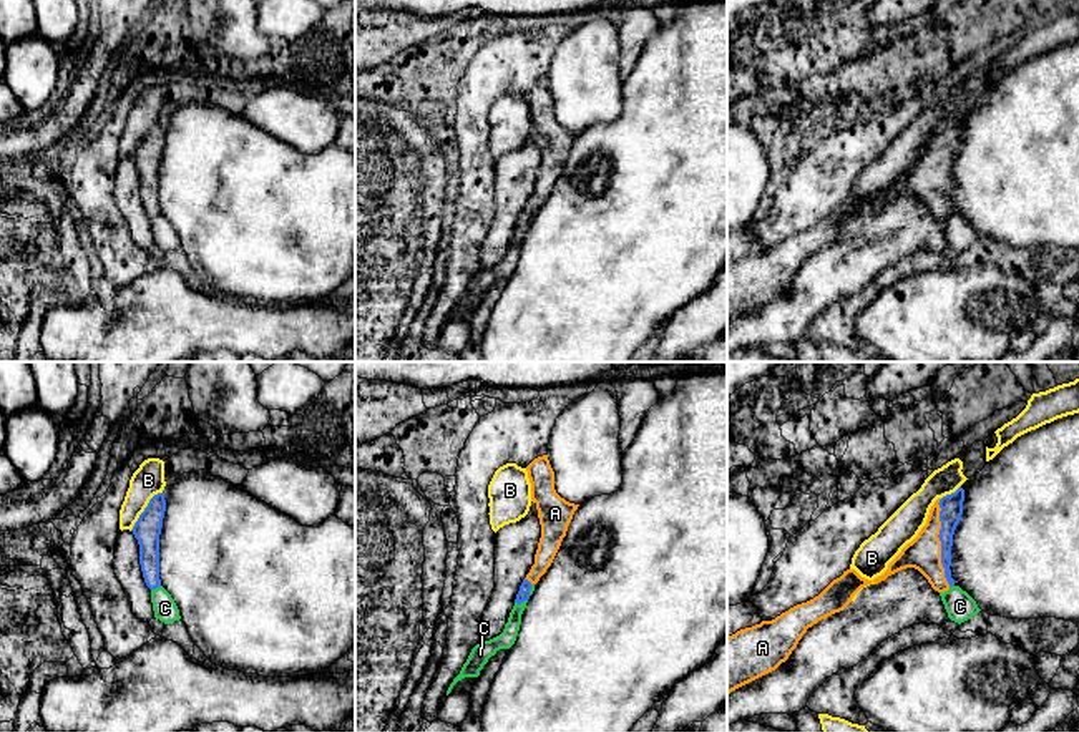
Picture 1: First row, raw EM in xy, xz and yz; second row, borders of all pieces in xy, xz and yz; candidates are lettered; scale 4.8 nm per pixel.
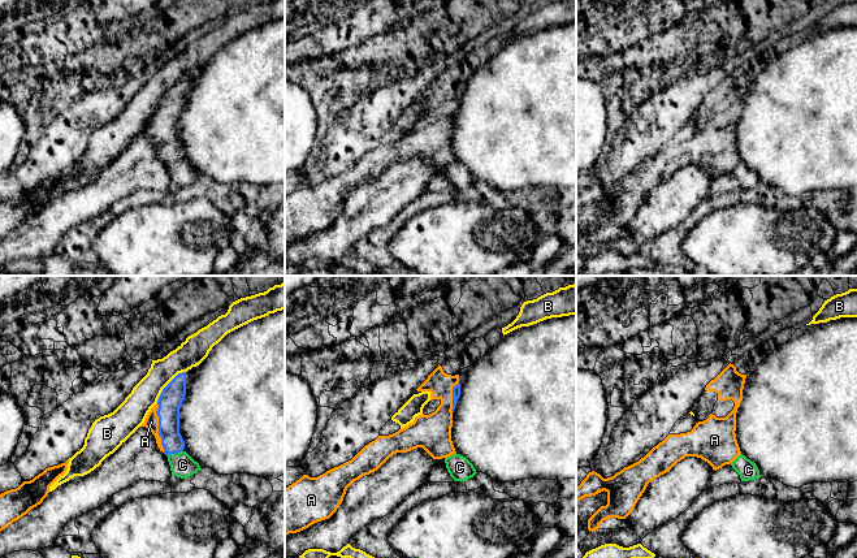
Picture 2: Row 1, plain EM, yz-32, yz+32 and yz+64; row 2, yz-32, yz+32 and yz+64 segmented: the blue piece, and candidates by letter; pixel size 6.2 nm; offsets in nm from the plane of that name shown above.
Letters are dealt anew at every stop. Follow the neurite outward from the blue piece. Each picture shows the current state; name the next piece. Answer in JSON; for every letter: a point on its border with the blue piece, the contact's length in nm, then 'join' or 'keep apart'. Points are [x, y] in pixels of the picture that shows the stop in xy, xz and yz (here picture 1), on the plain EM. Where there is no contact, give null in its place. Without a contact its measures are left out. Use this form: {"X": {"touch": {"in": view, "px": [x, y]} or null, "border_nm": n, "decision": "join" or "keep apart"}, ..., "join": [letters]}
{"A": {"touch": {"in": "yz", "px": [942, 171]}, "border_nm": 440, "decision": "join"}, "B": {"touch": {"in": "xy", "px": [145, 138]}, "border_nm": 240, "decision": "keep apart"}, "C": {"touch": {"in": "xz", "px": [520, 231]}, "border_nm": 70, "decision": "keep apart"}, "join": ["A"]}

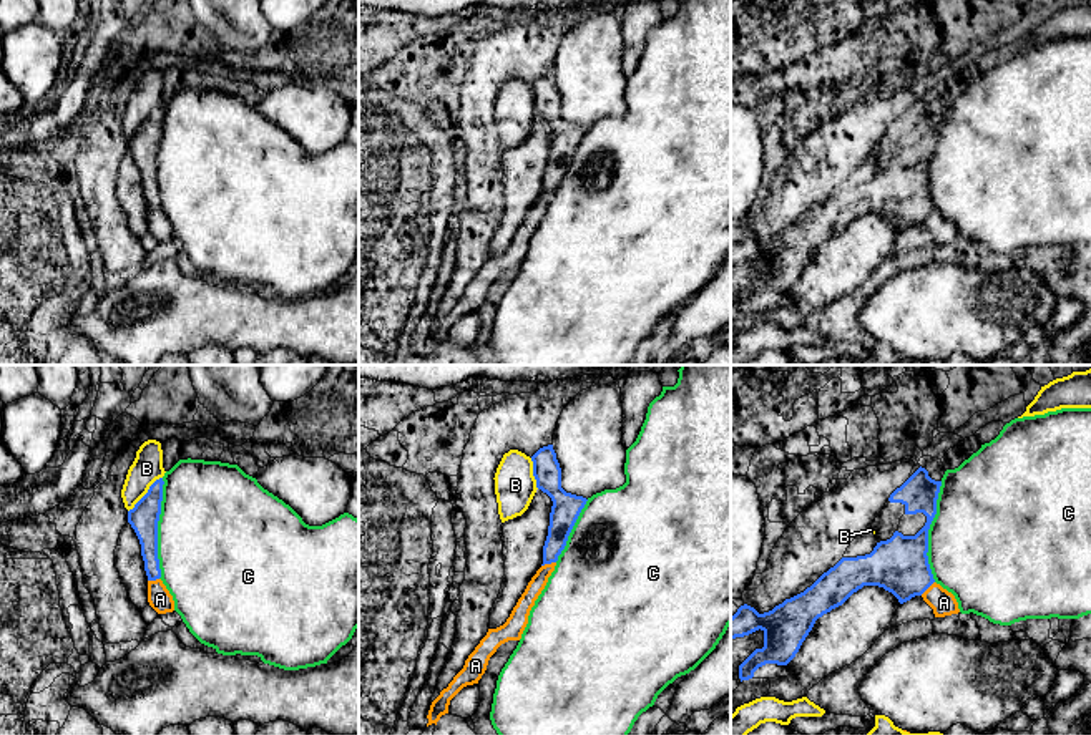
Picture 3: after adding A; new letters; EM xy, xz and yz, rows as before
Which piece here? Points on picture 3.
{"A": {"touch": {"in": "xz", "px": [548, 191]}, "border_nm": 80, "decision": "keep apart"}, "B": {"touch": {"in": "xy", "px": [146, 121]}, "border_nm": 240, "decision": "keep apart"}, "C": {"touch": {"in": "xy", "px": [156, 156]}, "border_nm": 480, "decision": "keep apart"}, "join": []}

